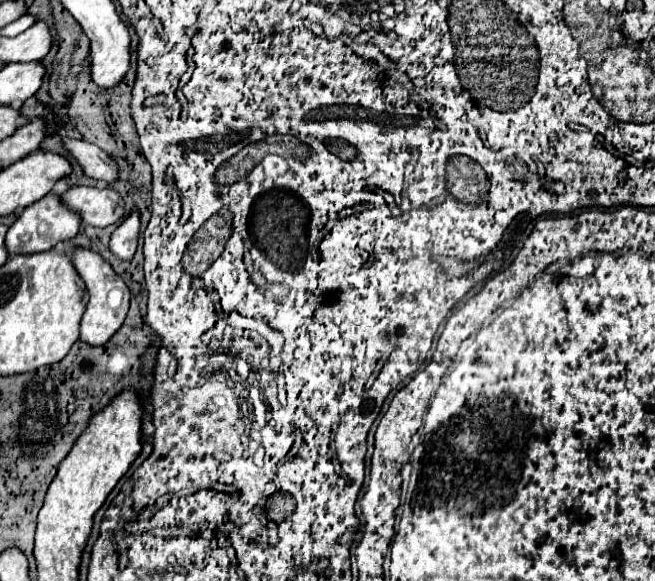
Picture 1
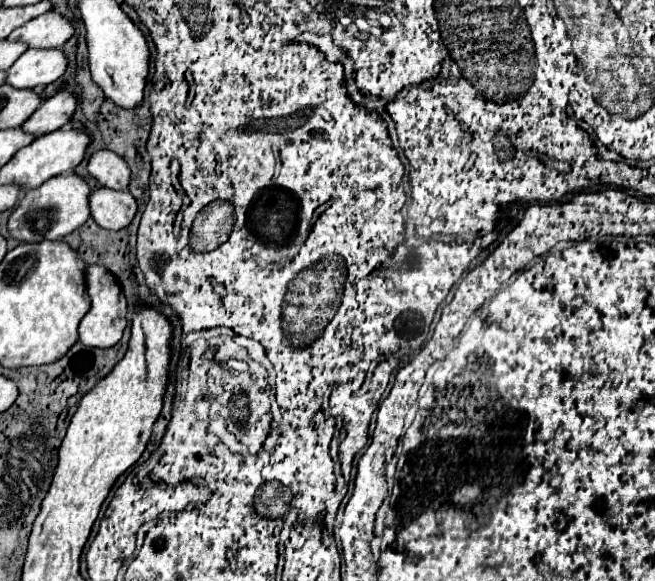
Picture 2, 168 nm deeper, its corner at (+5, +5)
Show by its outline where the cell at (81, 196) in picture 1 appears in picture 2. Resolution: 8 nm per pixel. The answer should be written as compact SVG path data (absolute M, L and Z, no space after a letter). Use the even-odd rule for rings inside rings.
M100 187L90 193L92 219L102 229L118 231L126 227L136 215L136 207L136 199L128 191L110 191Z

